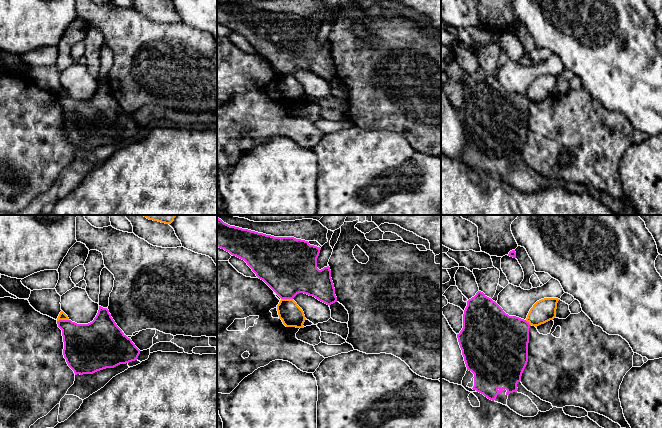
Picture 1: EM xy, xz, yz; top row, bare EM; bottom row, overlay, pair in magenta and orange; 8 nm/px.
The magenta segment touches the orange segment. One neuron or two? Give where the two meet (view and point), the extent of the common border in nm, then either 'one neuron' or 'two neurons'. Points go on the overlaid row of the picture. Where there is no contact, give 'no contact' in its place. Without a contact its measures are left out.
xy (62, 320) | 100 nm | two neurons

